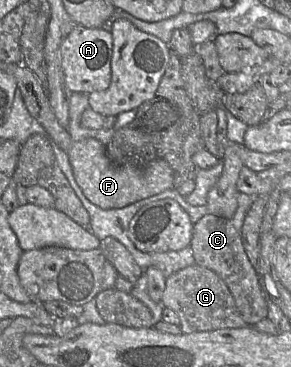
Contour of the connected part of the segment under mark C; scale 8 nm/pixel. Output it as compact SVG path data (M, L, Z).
M213 214L204 215L193 226L190 247L195 264L214 271L226 283L238 312L248 325L254 326L268 316L268 305L259 285L258 275L243 246L242 229L237 229L231 219Z

